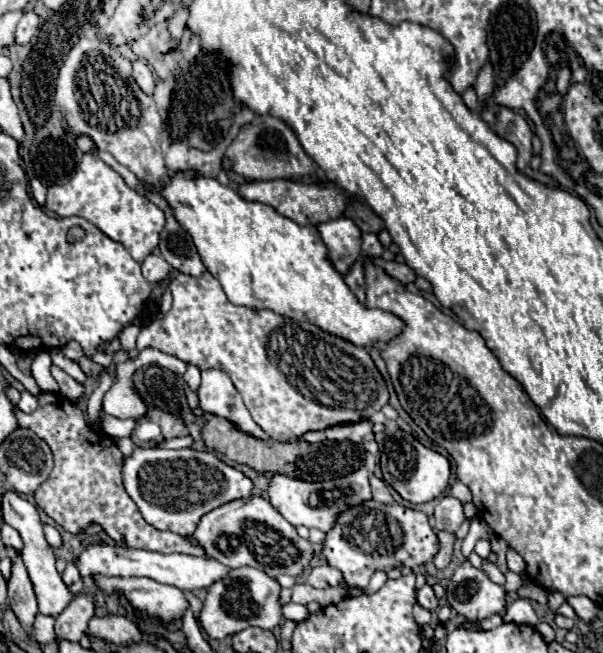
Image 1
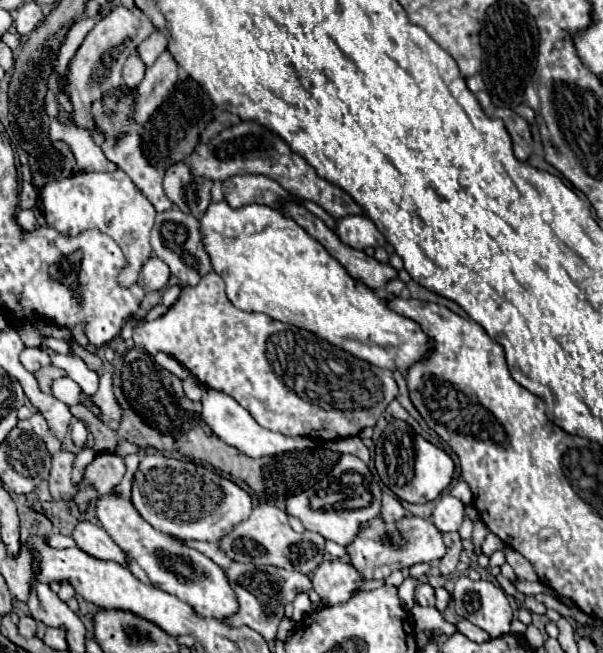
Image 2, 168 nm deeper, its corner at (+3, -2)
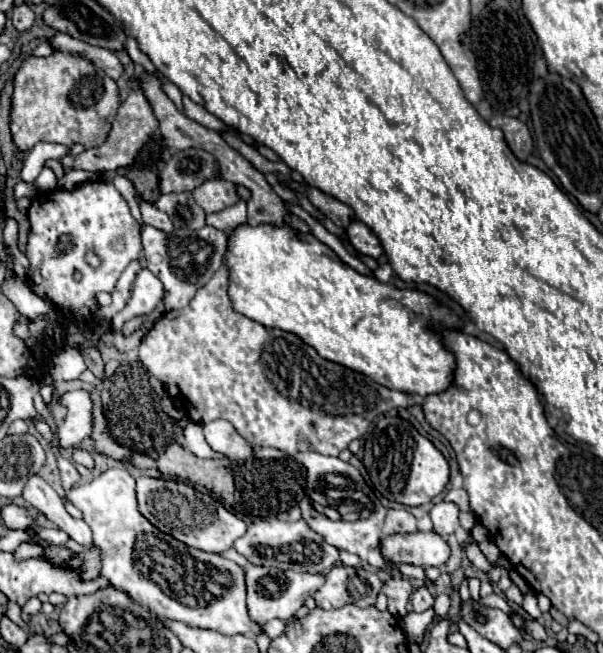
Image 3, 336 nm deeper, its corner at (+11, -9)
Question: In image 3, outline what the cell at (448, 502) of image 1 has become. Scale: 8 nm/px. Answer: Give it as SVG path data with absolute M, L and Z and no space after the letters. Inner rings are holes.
M439 502L431 508L431 520L435 526L435 532L443 538L453 534L459 528L459 506L453 502Z

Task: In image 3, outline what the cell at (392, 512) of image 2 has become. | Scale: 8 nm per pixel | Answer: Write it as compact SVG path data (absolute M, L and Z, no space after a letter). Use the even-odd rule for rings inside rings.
M389 510L387 512L387 518L385 518L385 526L383 526L383 534L385 536L391 536L391 534L409 534L409 532L415 532L417 526L415 526L415 516L409 514L407 510Z

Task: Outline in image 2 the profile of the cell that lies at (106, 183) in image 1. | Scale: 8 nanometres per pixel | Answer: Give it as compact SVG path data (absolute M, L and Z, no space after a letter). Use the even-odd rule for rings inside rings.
M81 171L69 179L53 183L53 193L47 193L47 185L41 191L41 201L45 207L45 217L49 227L61 231L63 235L77 235L85 229L99 229L113 237L123 249L129 267L121 271L121 285L133 285L139 279L143 263L151 257L149 233L155 221L155 207L147 197L133 185L125 171Z

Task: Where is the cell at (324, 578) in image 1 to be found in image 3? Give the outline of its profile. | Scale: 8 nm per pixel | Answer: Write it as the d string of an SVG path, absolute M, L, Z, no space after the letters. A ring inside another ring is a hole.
M343 564L333 566L333 570L325 578L327 580L321 590L313 594L317 606L325 610L341 608L345 604L357 604L361 608L375 606L377 594L383 586L383 582L375 574L363 568L355 570Z

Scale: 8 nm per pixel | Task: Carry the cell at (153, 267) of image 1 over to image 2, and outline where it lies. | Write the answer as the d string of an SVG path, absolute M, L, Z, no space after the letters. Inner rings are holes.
M151 257L141 269L145 291L159 291L159 289L163 289L167 285L167 281L169 281L169 275L171 275L169 267L161 259Z

